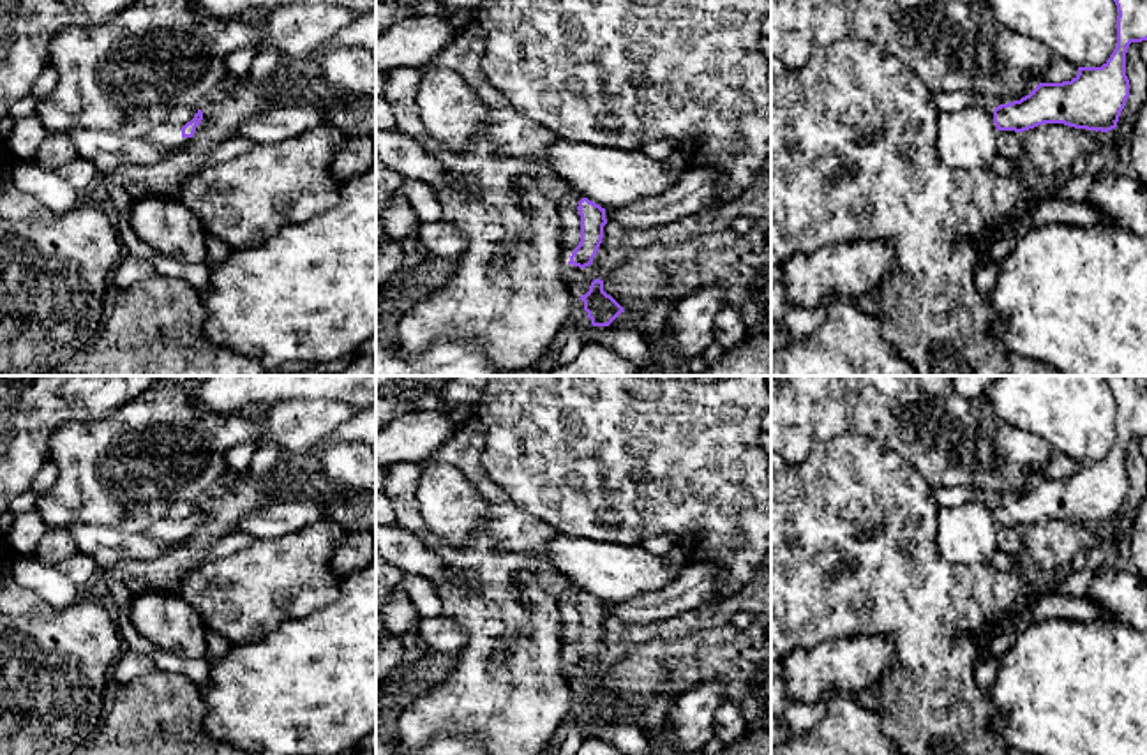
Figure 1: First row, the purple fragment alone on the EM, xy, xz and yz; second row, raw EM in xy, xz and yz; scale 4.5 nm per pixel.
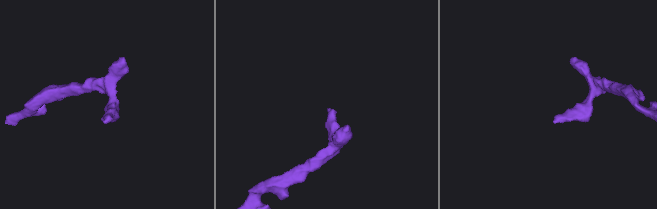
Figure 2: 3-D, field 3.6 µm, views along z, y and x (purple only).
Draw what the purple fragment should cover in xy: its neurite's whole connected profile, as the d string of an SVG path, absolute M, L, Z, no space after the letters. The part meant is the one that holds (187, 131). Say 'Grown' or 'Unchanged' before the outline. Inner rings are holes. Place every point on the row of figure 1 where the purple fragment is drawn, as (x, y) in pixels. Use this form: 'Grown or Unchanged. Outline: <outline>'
Grown. Outline: M198 109L194 118L191 122L187 122L182 129L178 129L178 127L166 122L162 125L152 129L150 132L146 132L143 136L143 139L146 139L152 145L161 146L161 148L171 148L182 138L192 138L194 132L196 132L196 127L201 123L201 120L203 120L203 111Z

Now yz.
Unchanged. Outline: M1113 0L1117 46L1101 67L1078 67L1071 81L1039 83L1020 101L993 109L997 131L1023 132L1043 123L1108 132L1117 127L1129 97L1126 53L1131 42L1147 41L1147 0Z

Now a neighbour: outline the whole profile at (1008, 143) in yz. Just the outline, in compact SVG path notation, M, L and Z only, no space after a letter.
M997 131L997 153L1015 162L1023 153L1023 145L1020 132L1015 131Z

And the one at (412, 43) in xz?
M450 16L406 18L376 37L376 71L397 67L422 67L457 41L466 26L455 25Z

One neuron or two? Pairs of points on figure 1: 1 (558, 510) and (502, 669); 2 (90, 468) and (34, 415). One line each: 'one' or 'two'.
1: two
2: two

